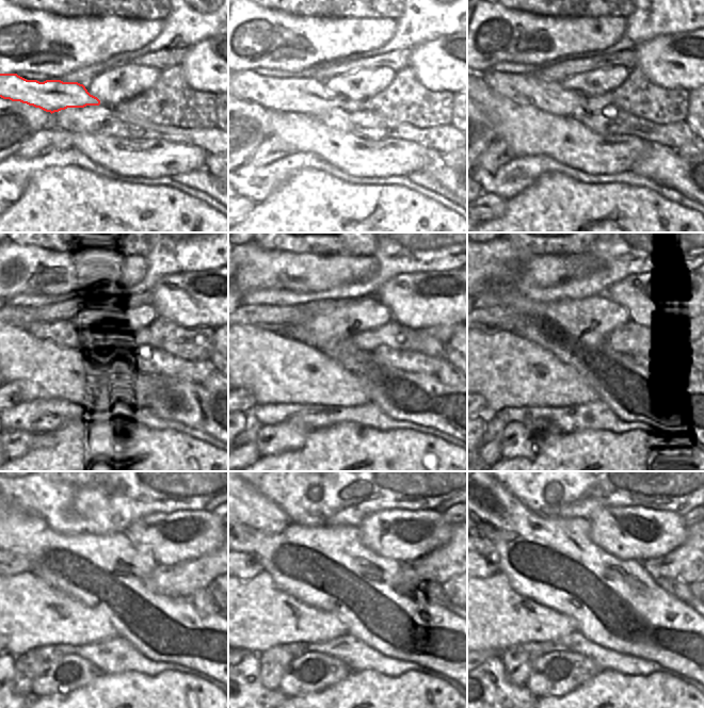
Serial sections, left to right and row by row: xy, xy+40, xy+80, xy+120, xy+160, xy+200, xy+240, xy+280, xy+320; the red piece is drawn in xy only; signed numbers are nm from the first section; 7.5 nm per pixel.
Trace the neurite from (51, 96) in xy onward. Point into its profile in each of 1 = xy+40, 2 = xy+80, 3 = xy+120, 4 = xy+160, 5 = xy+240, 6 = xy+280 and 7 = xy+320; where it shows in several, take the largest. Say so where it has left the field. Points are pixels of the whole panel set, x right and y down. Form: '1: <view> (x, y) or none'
1: xy+40 (303, 95)
2: xy+80 (552, 97)
3: xy+120 (66, 335)
4: xy+160 (430, 341)
5: xy+240 (182, 579)
6: xy+280 (441, 565)
7: xy+320 (684, 564)

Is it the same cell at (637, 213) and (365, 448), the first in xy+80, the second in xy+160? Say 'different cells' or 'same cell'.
same cell

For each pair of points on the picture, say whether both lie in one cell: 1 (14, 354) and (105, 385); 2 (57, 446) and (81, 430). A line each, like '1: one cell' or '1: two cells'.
1: one cell
2: one cell

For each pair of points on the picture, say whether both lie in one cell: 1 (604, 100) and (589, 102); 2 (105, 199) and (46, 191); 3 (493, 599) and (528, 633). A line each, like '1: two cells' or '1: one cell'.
1: one cell
2: one cell
3: one cell

